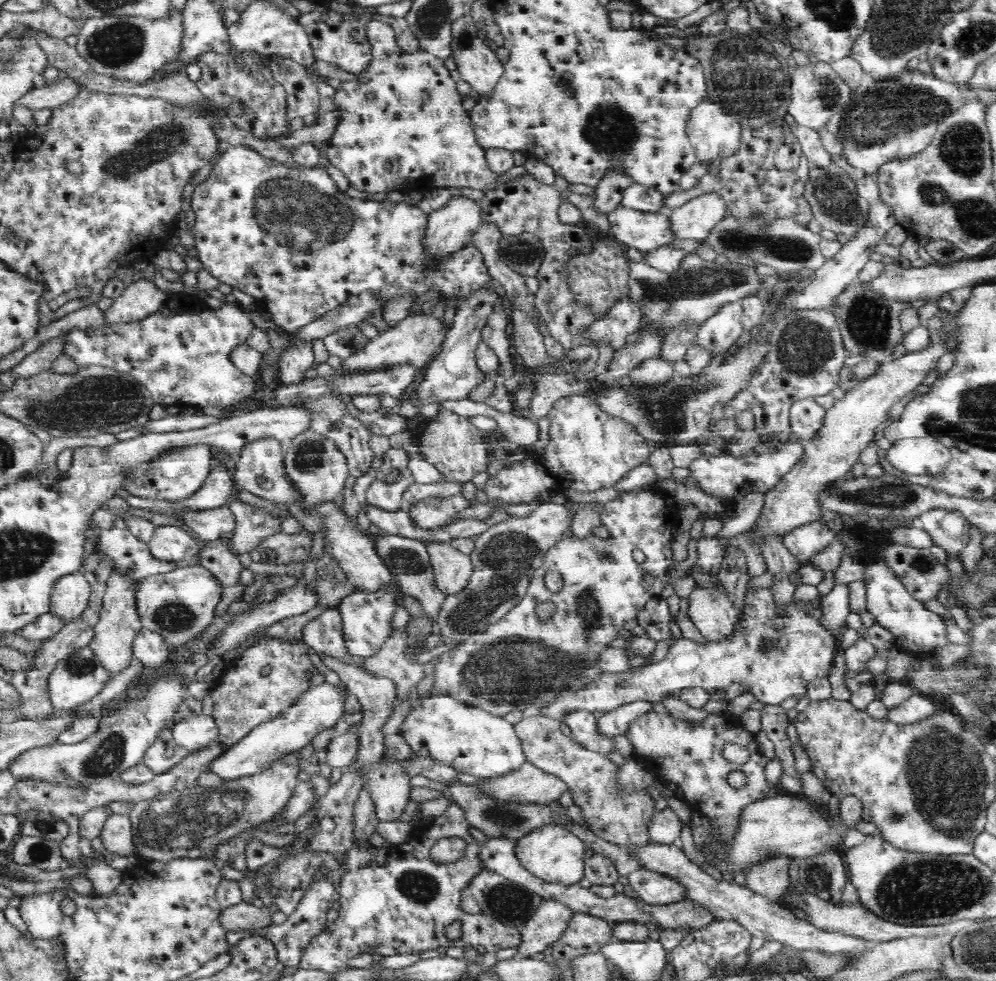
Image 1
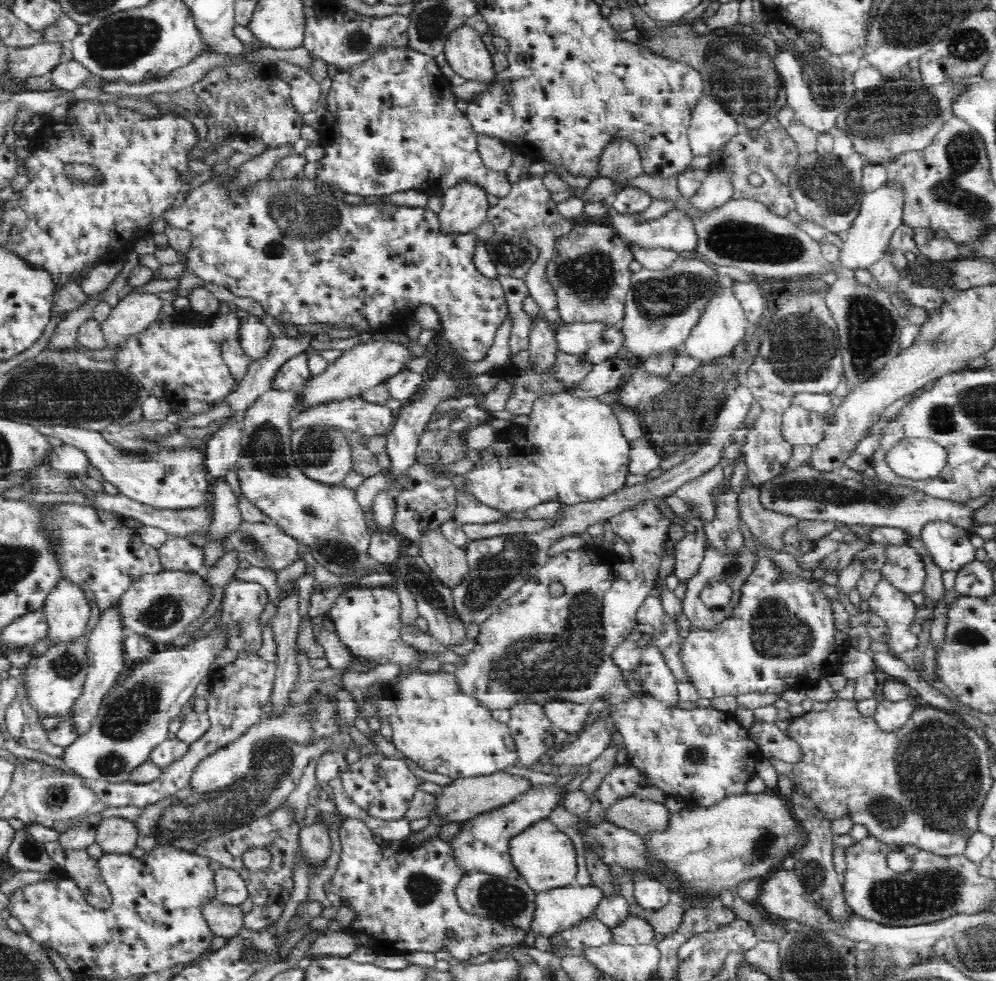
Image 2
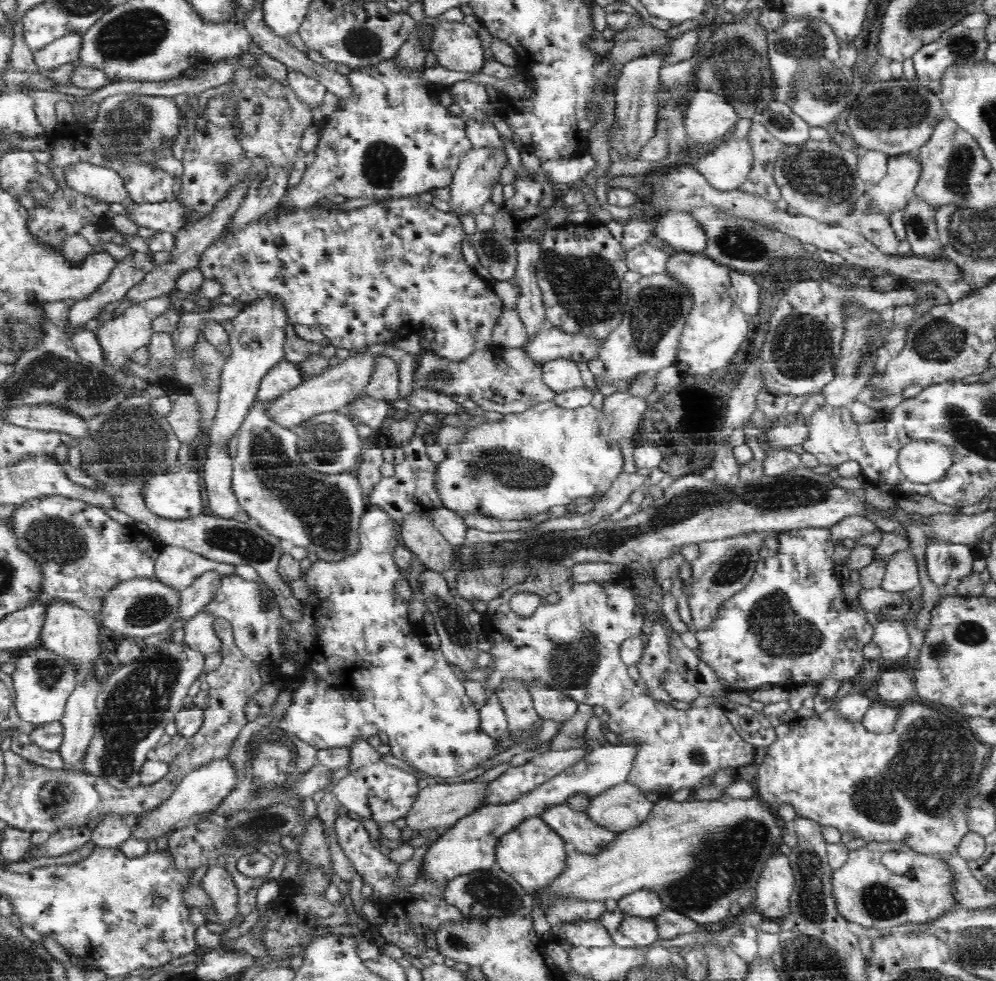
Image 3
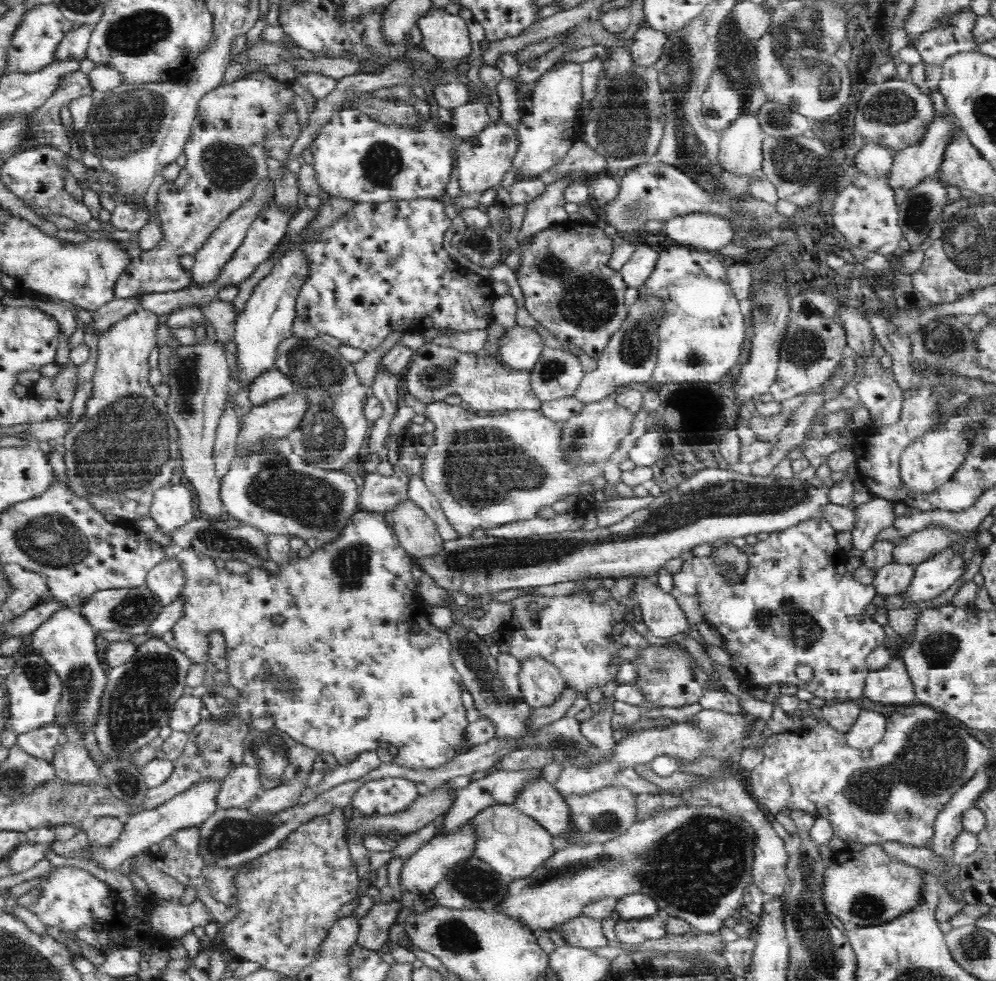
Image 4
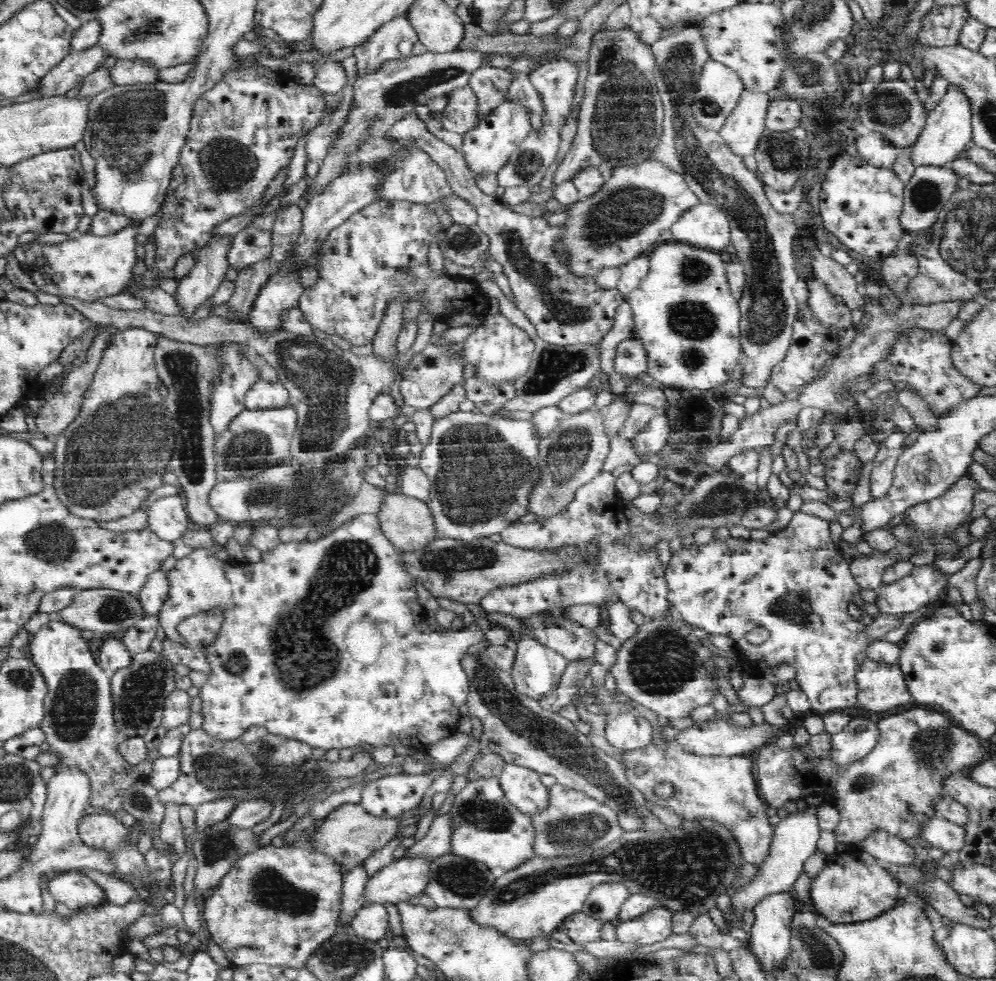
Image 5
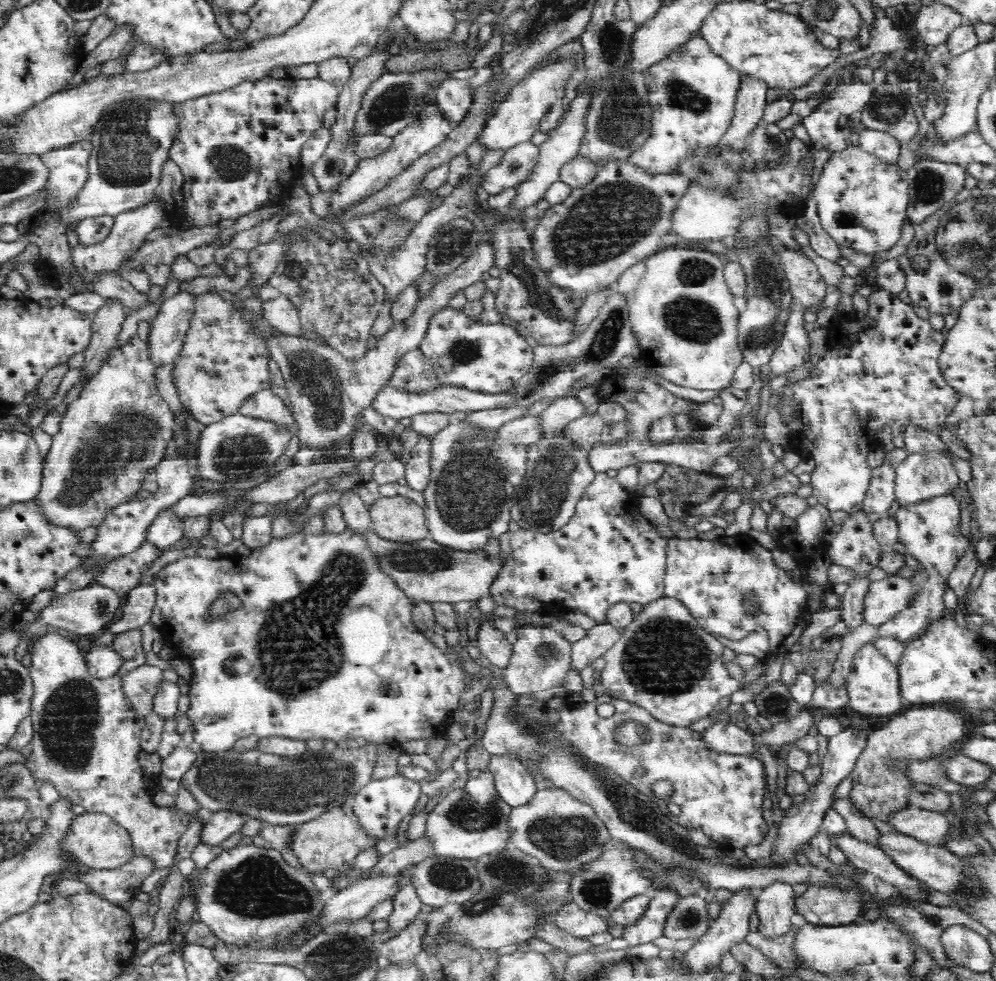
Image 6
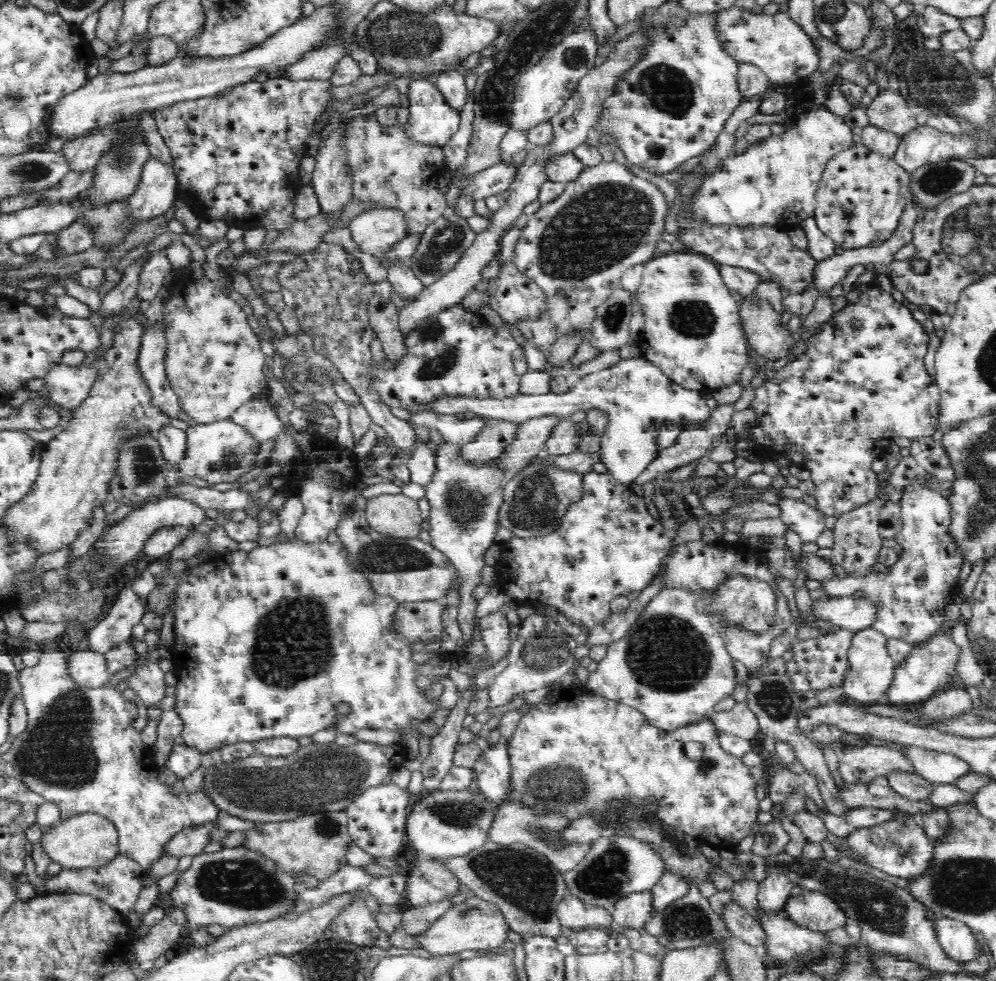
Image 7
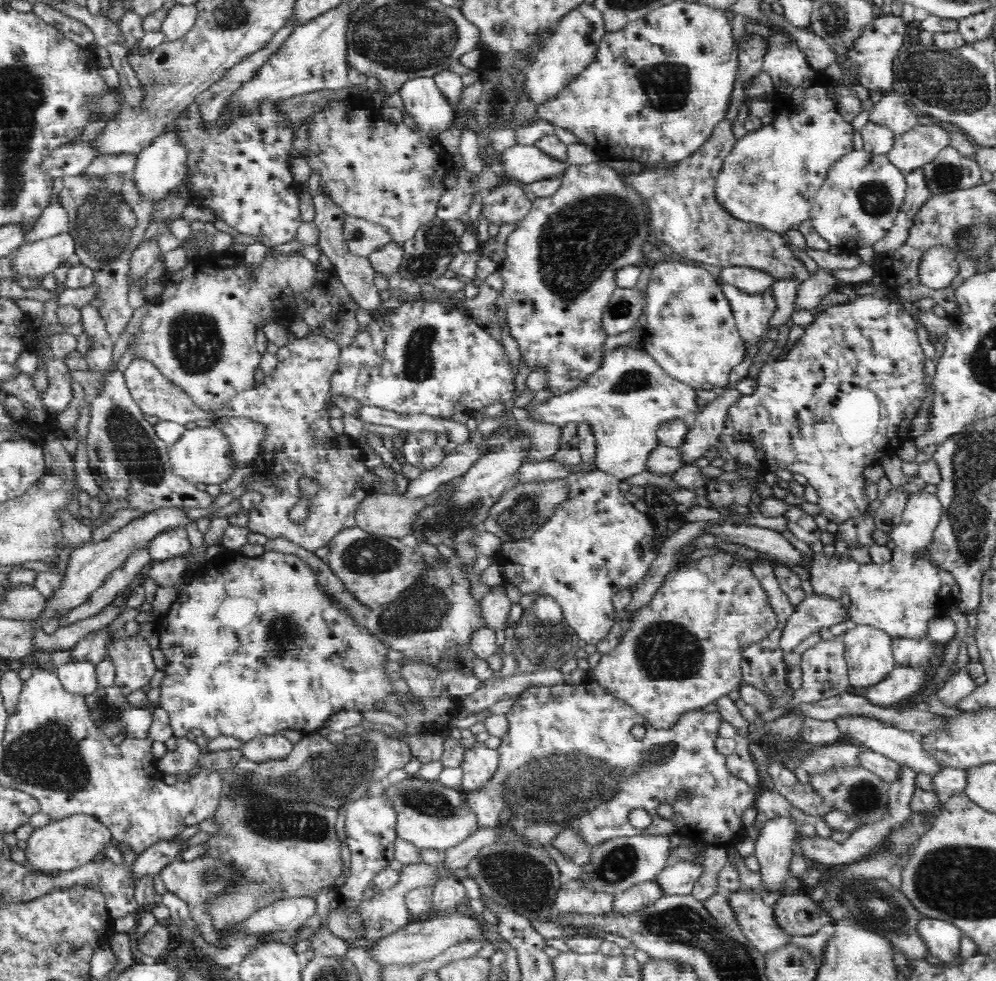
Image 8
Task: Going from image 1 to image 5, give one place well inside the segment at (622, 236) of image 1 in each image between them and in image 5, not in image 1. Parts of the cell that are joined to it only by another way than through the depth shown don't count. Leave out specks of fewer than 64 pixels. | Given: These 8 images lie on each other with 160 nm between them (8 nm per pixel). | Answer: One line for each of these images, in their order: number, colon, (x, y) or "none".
2: (675, 231)
3: (678, 231)
4: (702, 231)
5: (704, 226)

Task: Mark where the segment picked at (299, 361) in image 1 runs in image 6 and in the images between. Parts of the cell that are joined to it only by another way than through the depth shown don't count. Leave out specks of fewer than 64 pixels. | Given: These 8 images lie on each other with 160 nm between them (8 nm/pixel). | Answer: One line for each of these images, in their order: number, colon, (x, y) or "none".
2: (294, 374)
3: (285, 376)
4: (273, 384)
5: (262, 394)
6: (265, 404)

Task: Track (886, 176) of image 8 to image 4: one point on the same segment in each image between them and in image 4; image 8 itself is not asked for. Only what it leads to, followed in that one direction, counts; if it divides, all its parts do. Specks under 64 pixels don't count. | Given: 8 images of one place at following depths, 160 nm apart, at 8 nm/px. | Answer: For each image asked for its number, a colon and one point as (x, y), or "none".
4: (865, 212)
5: (861, 205)
6: (862, 202)
7: (861, 196)

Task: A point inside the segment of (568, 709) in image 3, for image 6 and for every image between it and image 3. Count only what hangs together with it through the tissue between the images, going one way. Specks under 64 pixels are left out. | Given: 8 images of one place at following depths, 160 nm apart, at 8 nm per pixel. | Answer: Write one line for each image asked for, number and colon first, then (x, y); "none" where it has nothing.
4: (541, 683)
5: (537, 671)
6: (541, 658)

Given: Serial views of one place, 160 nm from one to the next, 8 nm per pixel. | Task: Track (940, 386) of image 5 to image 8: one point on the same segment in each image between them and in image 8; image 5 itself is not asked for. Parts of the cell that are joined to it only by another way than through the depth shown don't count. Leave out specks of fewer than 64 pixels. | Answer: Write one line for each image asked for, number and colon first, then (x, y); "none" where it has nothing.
6: (884, 368)
7: (862, 382)
8: (844, 394)

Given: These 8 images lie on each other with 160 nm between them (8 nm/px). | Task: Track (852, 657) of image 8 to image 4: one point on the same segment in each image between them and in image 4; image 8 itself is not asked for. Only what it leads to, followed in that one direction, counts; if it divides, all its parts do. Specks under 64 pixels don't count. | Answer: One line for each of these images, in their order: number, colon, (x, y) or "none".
4: (892, 685)
5: (881, 686)
6: (874, 684)
7: (871, 670)

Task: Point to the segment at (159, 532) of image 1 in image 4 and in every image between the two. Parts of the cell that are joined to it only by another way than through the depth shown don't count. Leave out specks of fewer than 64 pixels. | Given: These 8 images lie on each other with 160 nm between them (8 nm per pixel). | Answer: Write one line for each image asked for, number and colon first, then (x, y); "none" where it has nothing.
2: (176, 553)
3: (179, 567)
4: (167, 579)

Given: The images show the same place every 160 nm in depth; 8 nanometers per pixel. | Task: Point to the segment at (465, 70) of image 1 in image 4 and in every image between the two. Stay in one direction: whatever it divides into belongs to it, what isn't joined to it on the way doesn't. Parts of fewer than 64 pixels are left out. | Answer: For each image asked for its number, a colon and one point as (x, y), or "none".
2: (464, 50)
3: (456, 44)
4: (444, 35)

